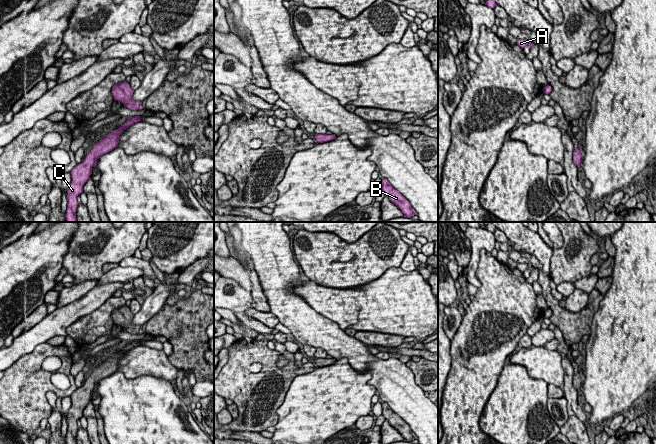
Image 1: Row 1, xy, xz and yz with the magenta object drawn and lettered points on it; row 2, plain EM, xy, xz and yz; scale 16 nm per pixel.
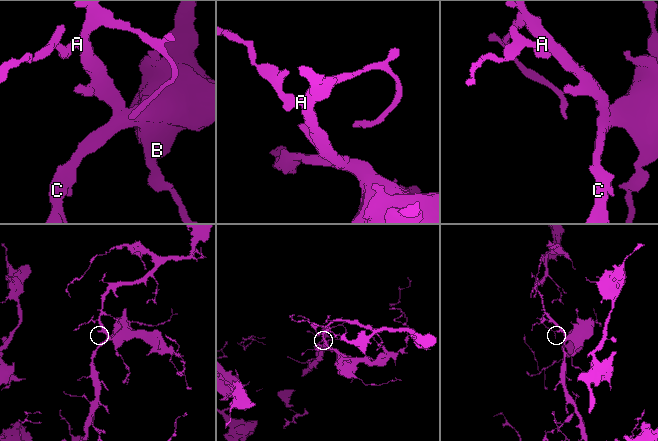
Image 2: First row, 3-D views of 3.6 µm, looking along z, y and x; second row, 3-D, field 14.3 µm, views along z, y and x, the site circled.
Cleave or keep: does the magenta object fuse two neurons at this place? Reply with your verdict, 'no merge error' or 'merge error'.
merge error

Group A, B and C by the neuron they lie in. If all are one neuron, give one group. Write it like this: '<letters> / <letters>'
A B / C

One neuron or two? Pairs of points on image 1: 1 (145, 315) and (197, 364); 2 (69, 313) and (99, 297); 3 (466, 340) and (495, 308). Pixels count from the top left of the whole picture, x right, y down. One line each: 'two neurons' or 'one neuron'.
1: two neurons
2: one neuron
3: one neuron

